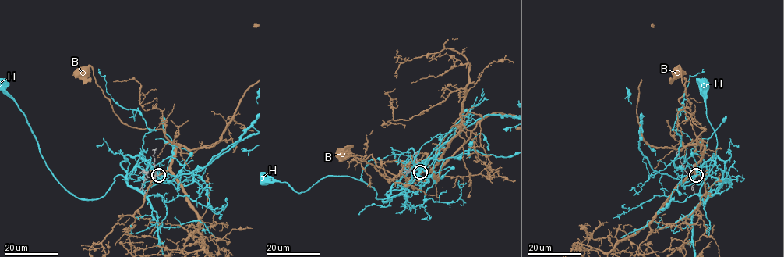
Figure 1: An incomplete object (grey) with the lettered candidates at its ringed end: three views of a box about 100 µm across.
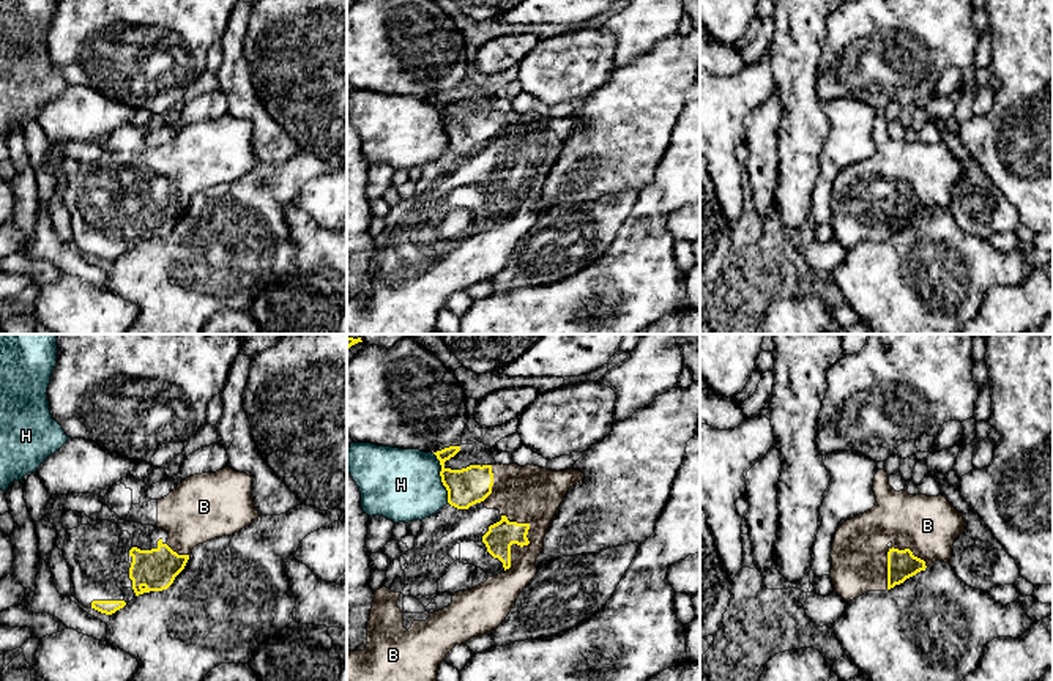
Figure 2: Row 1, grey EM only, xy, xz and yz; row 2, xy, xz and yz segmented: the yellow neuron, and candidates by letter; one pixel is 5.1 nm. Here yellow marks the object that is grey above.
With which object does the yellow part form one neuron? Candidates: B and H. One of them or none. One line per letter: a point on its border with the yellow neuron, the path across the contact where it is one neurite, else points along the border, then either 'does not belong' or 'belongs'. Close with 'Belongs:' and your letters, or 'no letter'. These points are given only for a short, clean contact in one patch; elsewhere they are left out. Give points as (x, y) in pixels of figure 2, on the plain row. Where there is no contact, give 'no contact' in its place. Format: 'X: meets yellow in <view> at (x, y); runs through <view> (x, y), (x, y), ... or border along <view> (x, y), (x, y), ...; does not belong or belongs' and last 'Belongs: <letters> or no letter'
B: meets yellow in xz at (528, 189); belongs
H: meets yellow in xz at (442, 125); does not belong
Belongs: B

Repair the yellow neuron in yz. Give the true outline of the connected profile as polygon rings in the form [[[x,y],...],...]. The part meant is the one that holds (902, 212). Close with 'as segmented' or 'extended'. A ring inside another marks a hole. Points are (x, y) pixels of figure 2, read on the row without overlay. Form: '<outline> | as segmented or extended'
[[[878,117],[873,126],[875,153],[843,169],[832,188],[831,227],[834,240],[846,249],[867,238],[886,238],[925,218],[935,208],[949,210],[954,188],[965,178],[963,161],[946,143],[910,142],[889,132],[889,121]]] | extended

